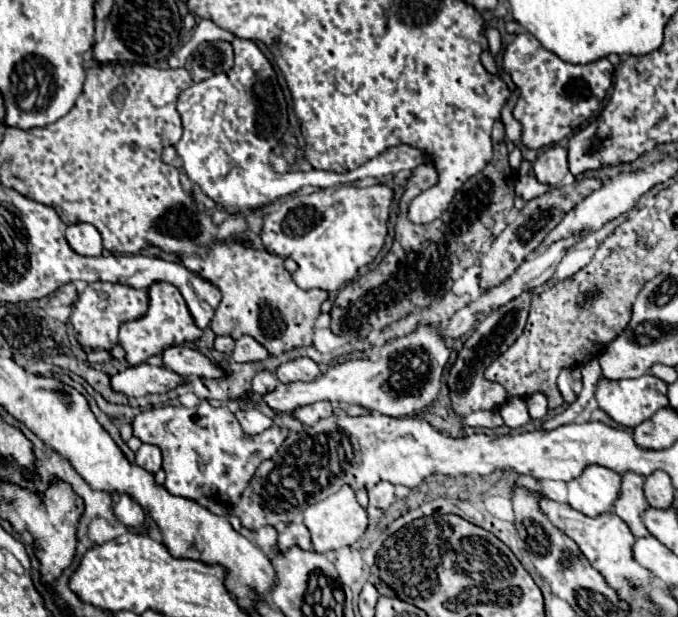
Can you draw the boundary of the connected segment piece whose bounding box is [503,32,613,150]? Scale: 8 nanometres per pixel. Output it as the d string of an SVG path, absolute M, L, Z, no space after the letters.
M529 32L517 34L517 38L505 48L503 70L511 74L515 86L519 88L513 116L523 126L521 142L535 150L563 140L575 128L585 124L591 114L601 108L613 74L613 66L607 58L583 66L569 64L557 54L545 50L535 36L529 36Z

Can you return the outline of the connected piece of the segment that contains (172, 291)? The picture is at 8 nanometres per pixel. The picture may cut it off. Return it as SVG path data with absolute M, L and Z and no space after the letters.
M155 282L149 286L149 308L145 316L121 324L119 342L127 352L127 360L135 366L135 364L145 362L149 356L163 352L169 346L183 344L183 342L195 342L197 338L201 338L201 334L203 330L197 328L181 292L169 282Z

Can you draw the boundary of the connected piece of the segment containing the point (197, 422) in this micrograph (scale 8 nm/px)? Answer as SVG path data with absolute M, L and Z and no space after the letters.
M205 400L195 408L161 406L145 410L133 420L133 436L161 450L163 470L167 474L165 488L169 494L191 500L207 496L223 506L233 506L241 498L257 466L277 453L289 436L289 430L271 426L257 436L247 436L227 406L211 406Z

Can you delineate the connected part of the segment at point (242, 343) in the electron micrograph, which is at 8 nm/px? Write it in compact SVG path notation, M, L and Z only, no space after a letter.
M241 336L235 342L235 350L231 356L235 362L259 362L259 360L269 358L269 352L251 336Z

